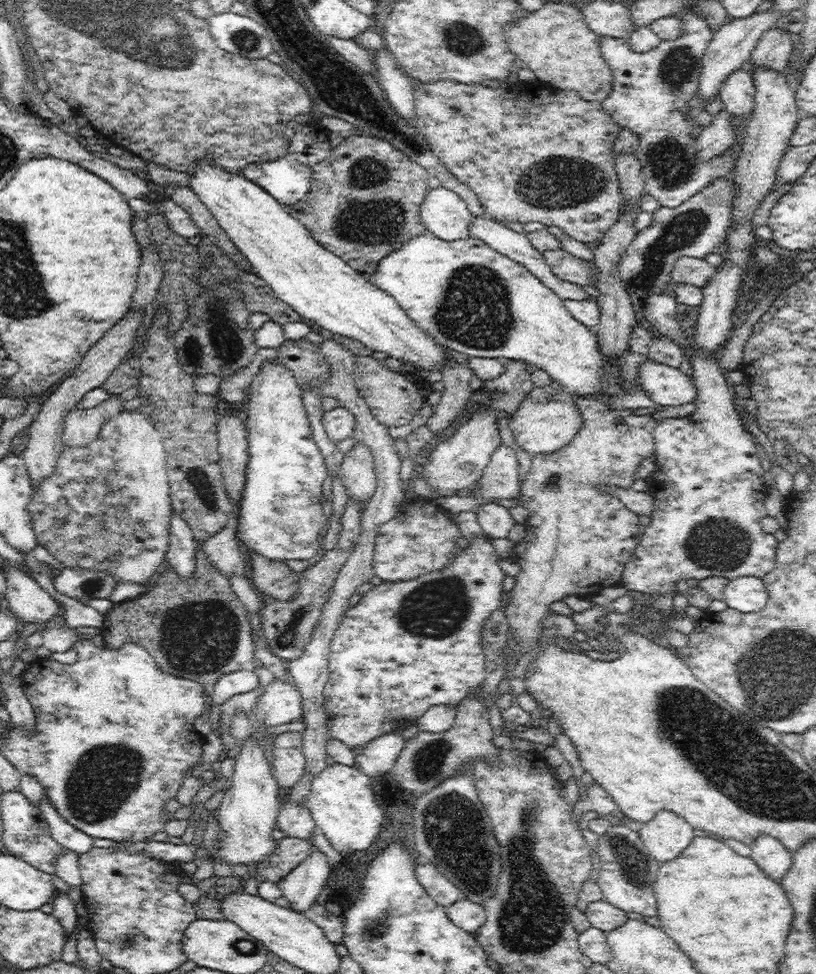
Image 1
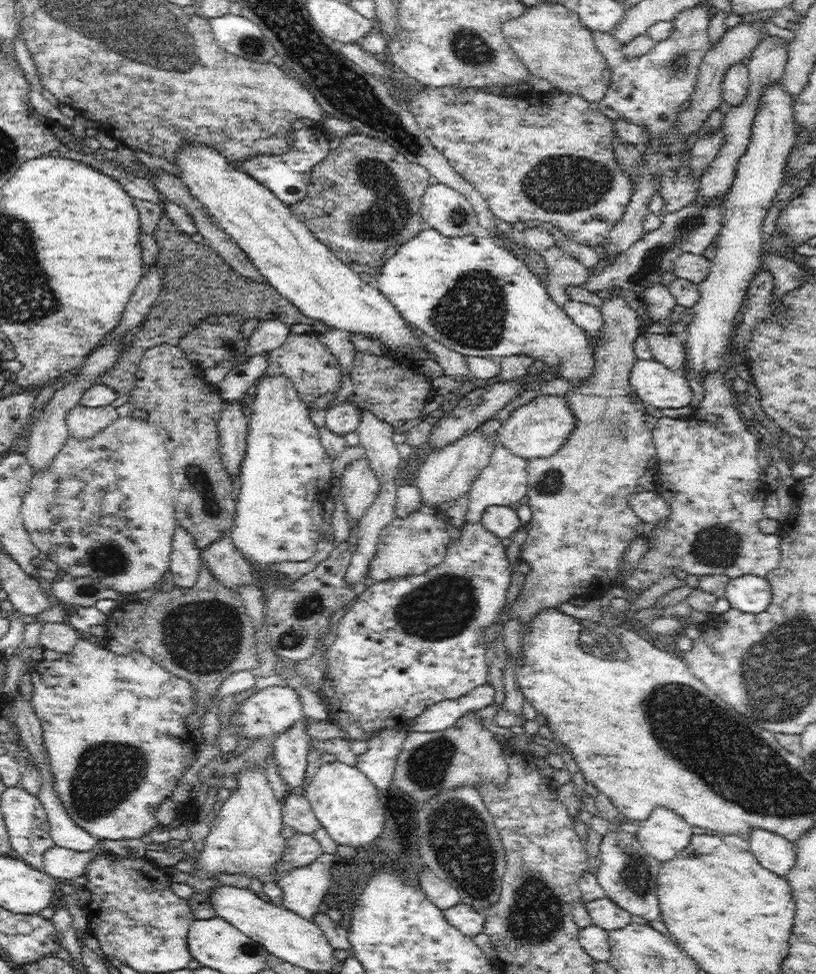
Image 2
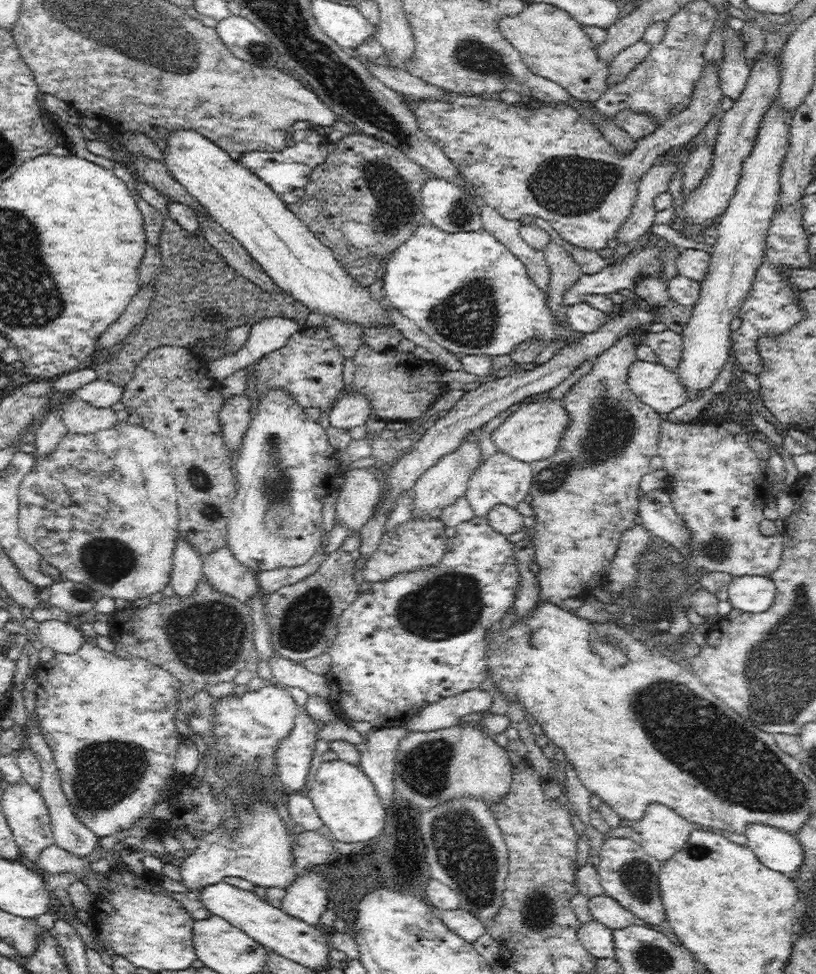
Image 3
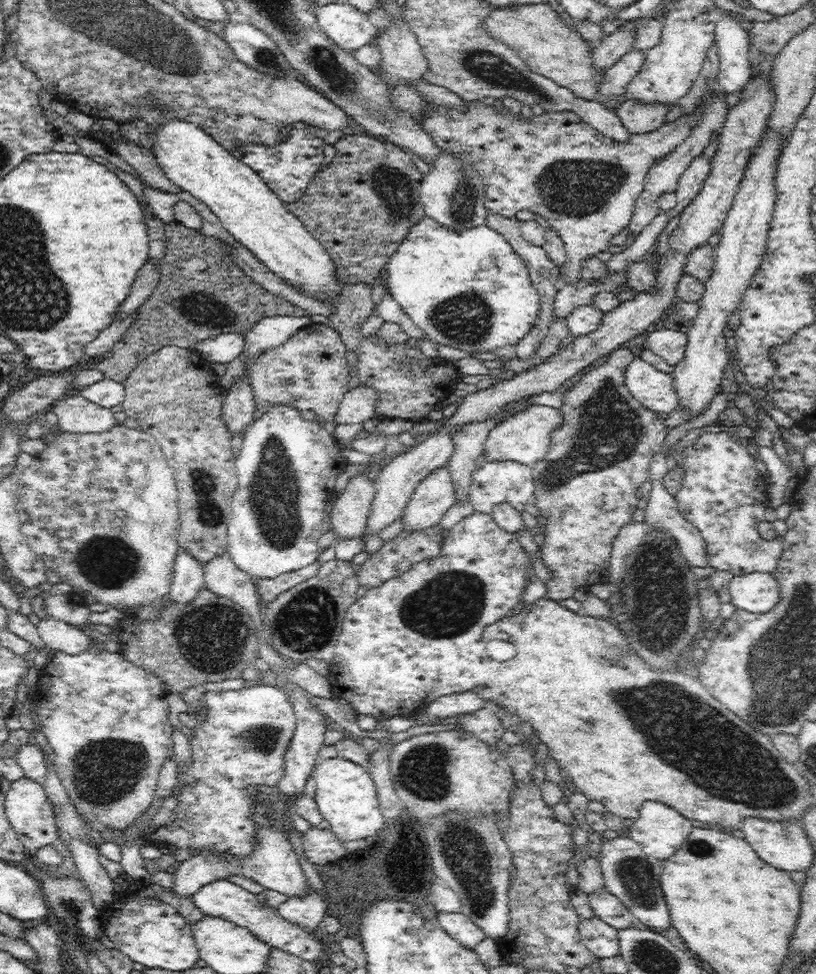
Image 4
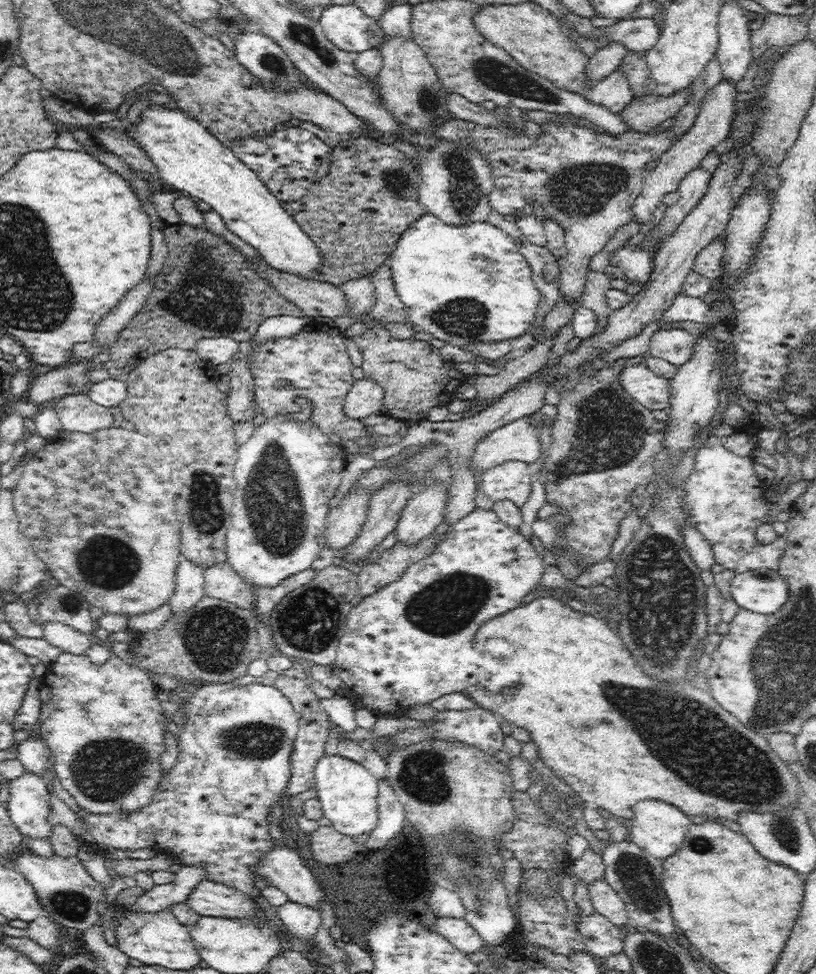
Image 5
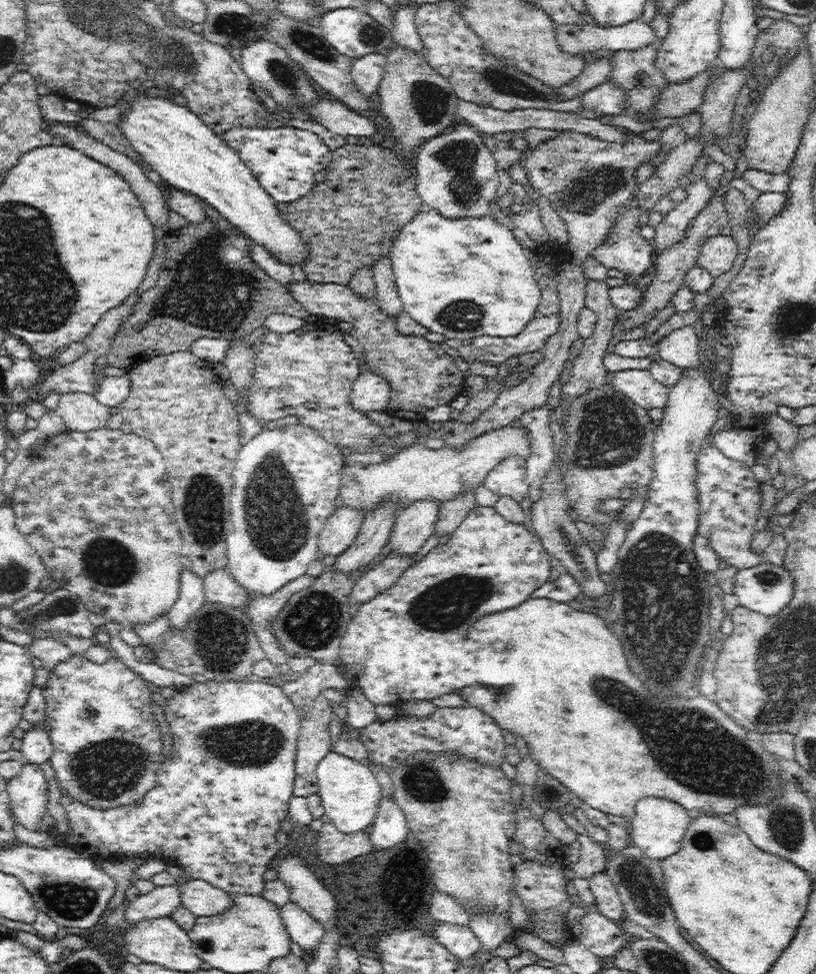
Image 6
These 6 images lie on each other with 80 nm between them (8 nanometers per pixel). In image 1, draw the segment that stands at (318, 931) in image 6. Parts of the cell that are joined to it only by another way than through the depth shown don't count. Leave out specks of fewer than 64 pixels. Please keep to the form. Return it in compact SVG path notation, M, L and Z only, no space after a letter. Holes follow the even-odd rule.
M313 837L308 840L313 844L311 854L278 882L290 908L302 913L317 902L318 895L331 876L328 858L315 846Z

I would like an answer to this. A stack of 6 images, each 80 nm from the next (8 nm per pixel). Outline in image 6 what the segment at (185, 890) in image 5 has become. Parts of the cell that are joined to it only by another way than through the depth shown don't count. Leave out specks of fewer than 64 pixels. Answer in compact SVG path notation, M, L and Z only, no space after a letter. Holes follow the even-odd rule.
M183 876L169 886L155 886L149 894L137 896L130 902L125 910L125 922L127 926L134 926L146 918L162 918L171 914L182 905L180 890L186 881L192 878Z

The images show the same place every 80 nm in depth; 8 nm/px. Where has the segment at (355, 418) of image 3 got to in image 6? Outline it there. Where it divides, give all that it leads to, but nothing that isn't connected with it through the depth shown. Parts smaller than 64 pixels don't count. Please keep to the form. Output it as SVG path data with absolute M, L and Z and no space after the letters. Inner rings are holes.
M364 372L352 384L351 406L364 414L370 411L386 411L390 392L391 387L386 378L376 373Z

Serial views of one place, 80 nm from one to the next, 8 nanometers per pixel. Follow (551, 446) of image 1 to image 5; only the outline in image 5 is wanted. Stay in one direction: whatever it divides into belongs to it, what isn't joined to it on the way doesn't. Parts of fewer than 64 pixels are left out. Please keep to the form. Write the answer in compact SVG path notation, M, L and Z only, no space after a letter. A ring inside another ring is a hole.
M556 401L554 404L545 404L545 406L534 415L520 418L515 422L502 426L488 433L478 444L474 451L473 457L469 462L469 466L475 471L484 471L492 467L498 466L506 461L522 461L530 464L541 455L541 444L538 440L536 428L540 422L551 424L556 422L558 410Z

